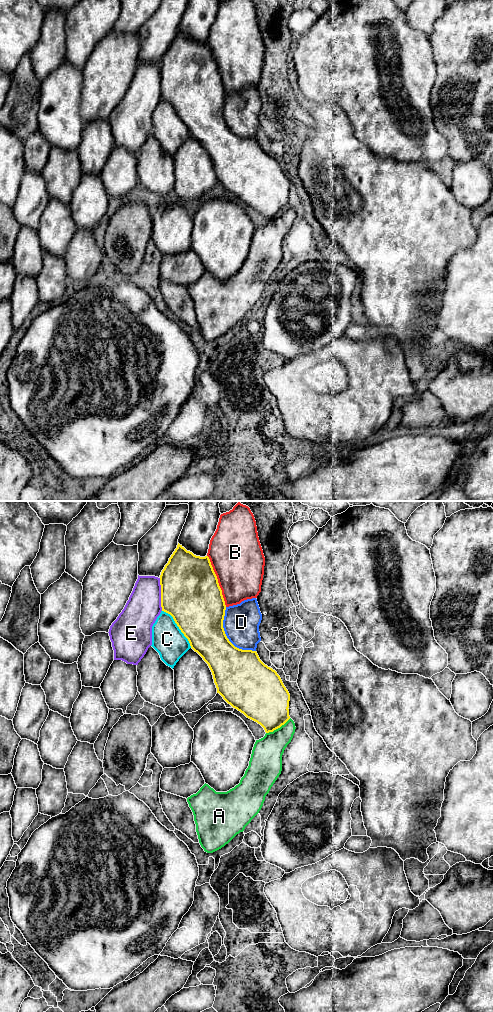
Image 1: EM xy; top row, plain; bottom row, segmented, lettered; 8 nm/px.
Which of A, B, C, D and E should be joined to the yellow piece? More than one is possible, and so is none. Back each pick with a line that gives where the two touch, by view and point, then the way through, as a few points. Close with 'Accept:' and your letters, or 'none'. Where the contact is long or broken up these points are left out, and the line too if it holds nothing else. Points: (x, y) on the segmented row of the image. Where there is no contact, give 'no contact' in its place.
Accept: none

